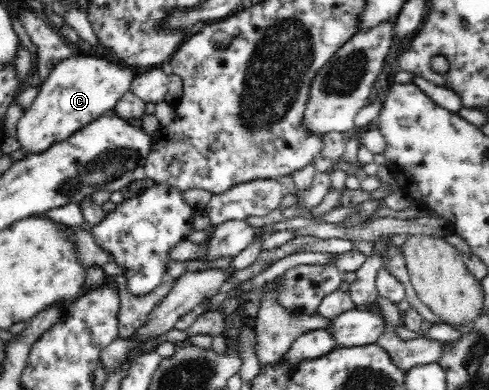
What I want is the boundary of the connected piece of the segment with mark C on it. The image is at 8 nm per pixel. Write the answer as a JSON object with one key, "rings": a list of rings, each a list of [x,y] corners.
{"rings":[[[75,53],[62,60],[55,65],[45,82],[39,84],[35,100],[17,122],[16,141],[19,142],[19,149],[29,157],[67,140],[76,130],[93,122],[99,114],[114,108],[121,96],[130,90],[131,81],[138,73],[139,71],[114,61],[111,56]]]}

